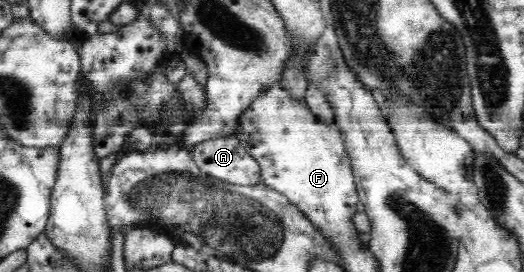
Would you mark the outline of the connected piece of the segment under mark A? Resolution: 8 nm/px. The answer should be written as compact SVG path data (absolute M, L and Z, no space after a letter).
M236 134L207 138L191 149L198 168L212 176L240 186L260 186L262 167L248 154Z

